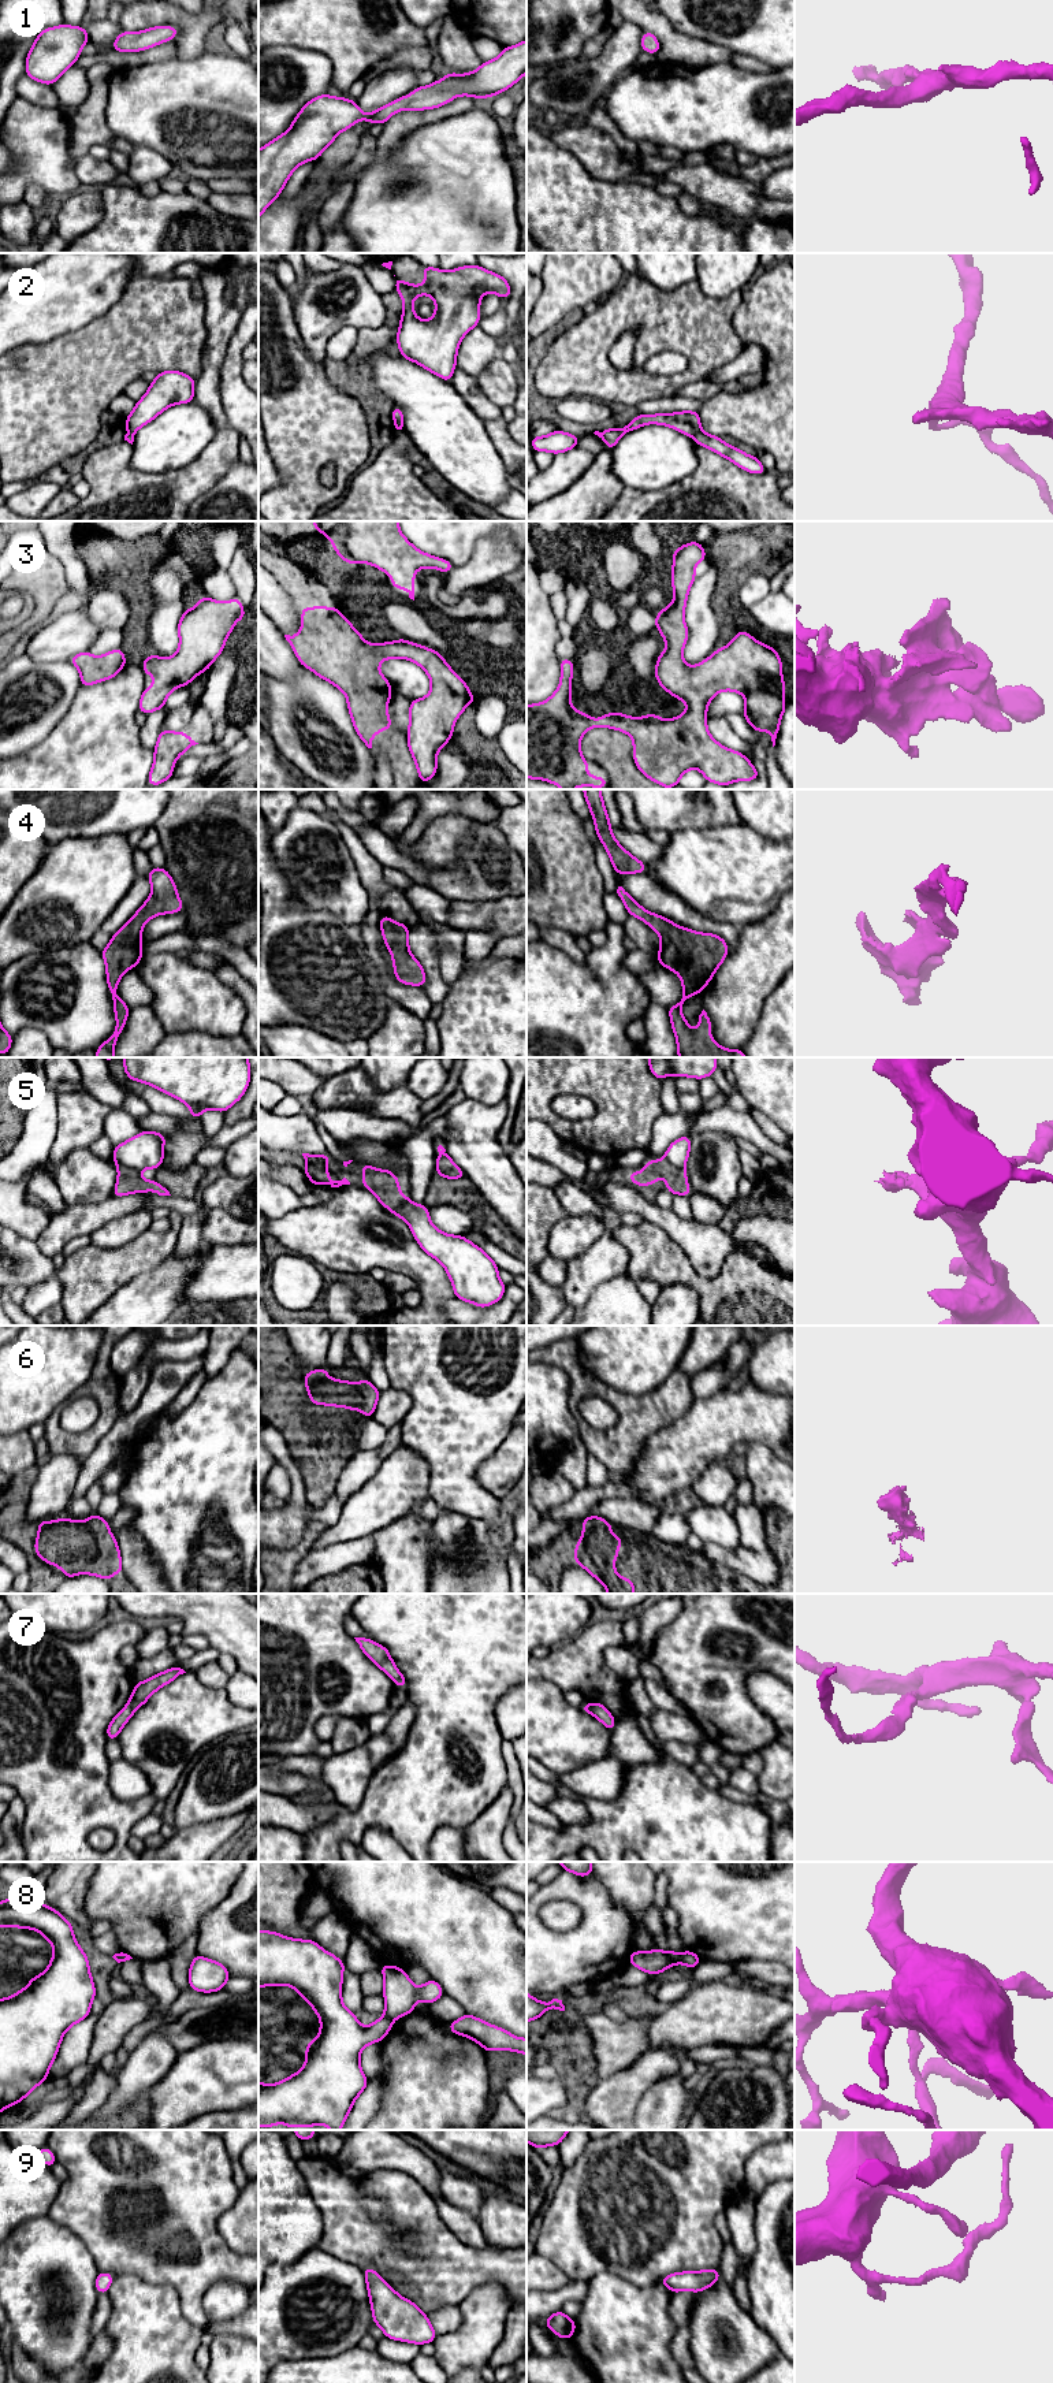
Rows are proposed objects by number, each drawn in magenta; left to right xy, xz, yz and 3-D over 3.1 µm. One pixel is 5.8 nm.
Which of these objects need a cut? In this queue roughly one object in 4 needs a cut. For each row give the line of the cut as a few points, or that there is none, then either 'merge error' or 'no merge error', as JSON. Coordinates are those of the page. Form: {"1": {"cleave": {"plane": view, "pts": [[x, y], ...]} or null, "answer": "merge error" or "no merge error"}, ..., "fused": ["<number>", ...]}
{"1": {"cleave": null, "answer": "no merge error"}, "2": {"cleave": {"plane": "yz", "pts": [[700, 428], [692, 435]]}, "answer": "merge error"}, "3": {"cleave": null, "answer": "no merge error"}, "4": {"cleave": null, "answer": "no merge error"}, "5": {"cleave": {"plane": "xy", "pts": [[112, 1157], [119, 1164], [129, 1166], [140, 1173]]}, "answer": "merge error"}, "6": {"cleave": null, "answer": "no merge error"}, "7": {"cleave": null, "answer": "no merge error"}, "8": {"cleave": {"plane": "xz", "pts": [[383, 2014], [393, 2019]]}, "answer": "merge error"}, "9": {"cleave": null, "answer": "no merge error"}, "fused": ["2", "5", "8"]}

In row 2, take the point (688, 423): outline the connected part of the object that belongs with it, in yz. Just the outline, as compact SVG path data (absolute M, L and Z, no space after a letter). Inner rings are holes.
M685 410L685 412L676 412L676 413L656 413L656 414L645 414L641 413L640 416L635 417L630 423L628 423L622 430L617 428L607 428L603 432L595 431L594 434L598 435L602 440L606 442L607 450L611 451L615 443L629 431L637 430L647 424L659 424L659 425L669 425L673 430L693 436L697 431L702 430L700 427L700 414L699 412Z

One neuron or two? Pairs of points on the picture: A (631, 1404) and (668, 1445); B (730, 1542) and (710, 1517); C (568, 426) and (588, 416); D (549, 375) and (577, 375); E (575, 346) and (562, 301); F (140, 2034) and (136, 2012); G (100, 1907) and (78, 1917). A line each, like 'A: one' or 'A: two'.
A: two
B: one
C: two
D: one
E: two
F: two
G: two

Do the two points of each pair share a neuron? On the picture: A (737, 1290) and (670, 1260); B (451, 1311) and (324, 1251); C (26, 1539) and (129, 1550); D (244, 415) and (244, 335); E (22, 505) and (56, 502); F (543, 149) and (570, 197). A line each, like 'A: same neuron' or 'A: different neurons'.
A: same neuron
B: different neurons
C: different neurons
D: same neuron
E: different neurons
F: same neuron

